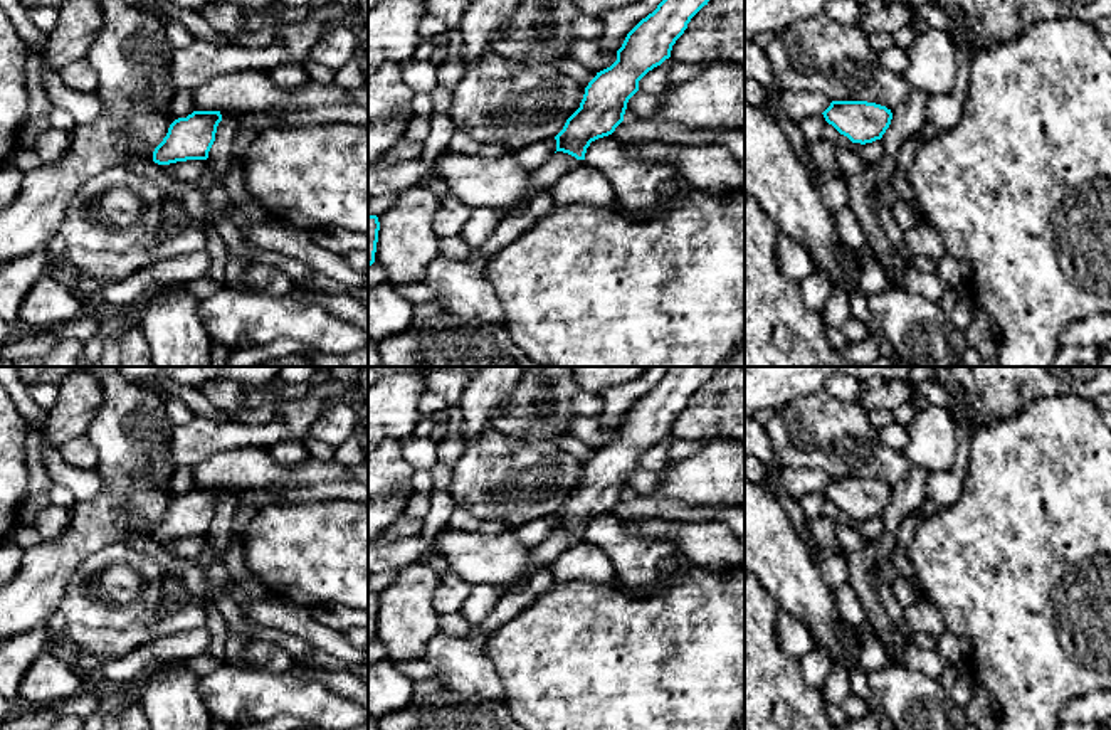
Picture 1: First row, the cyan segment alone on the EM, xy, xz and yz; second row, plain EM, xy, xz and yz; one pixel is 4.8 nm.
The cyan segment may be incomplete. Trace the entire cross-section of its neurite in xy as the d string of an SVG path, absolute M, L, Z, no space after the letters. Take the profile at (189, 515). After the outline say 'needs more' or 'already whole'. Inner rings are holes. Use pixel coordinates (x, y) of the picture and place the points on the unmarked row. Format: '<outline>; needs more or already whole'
M193 488L175 496L163 518L153 528L153 538L170 542L187 537L207 537L215 518L220 488Z; already whole

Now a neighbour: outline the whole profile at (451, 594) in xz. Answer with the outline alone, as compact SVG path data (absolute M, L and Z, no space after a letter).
M449 572L440 577L440 584L434 592L434 609L439 614L457 612L464 606L469 594L471 584Z

